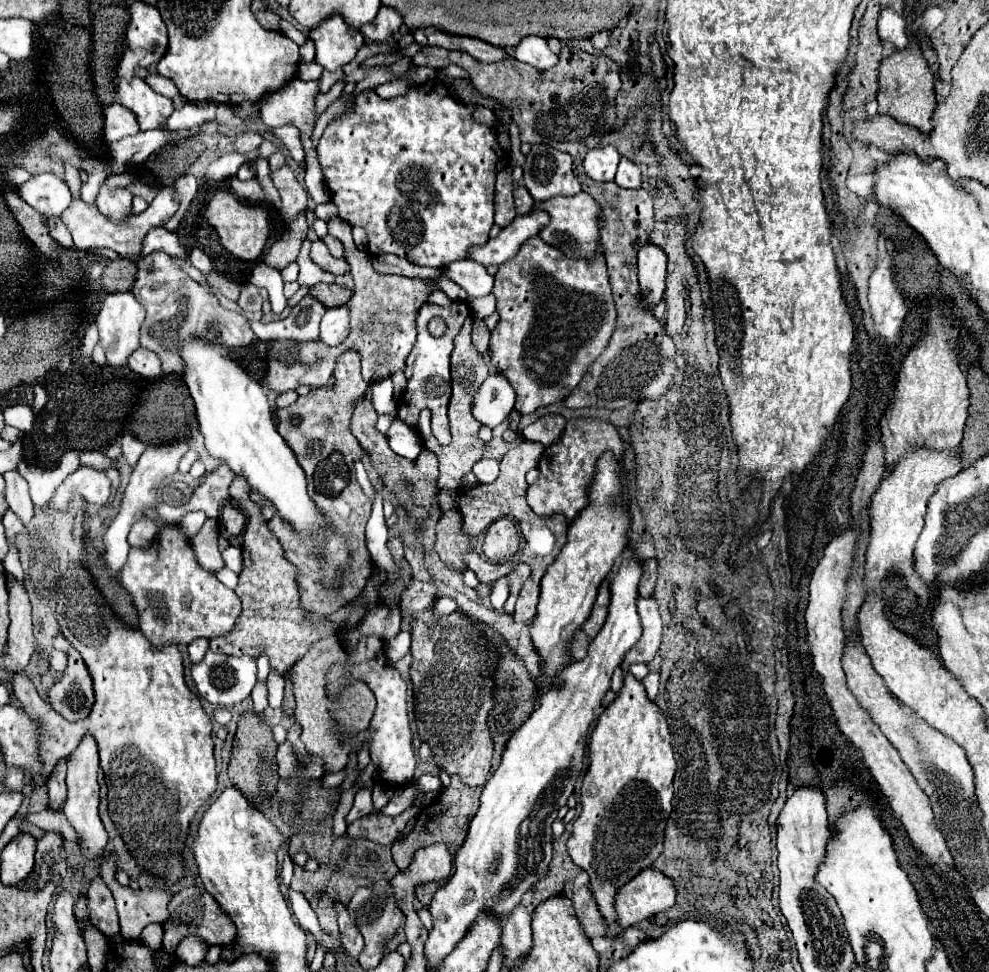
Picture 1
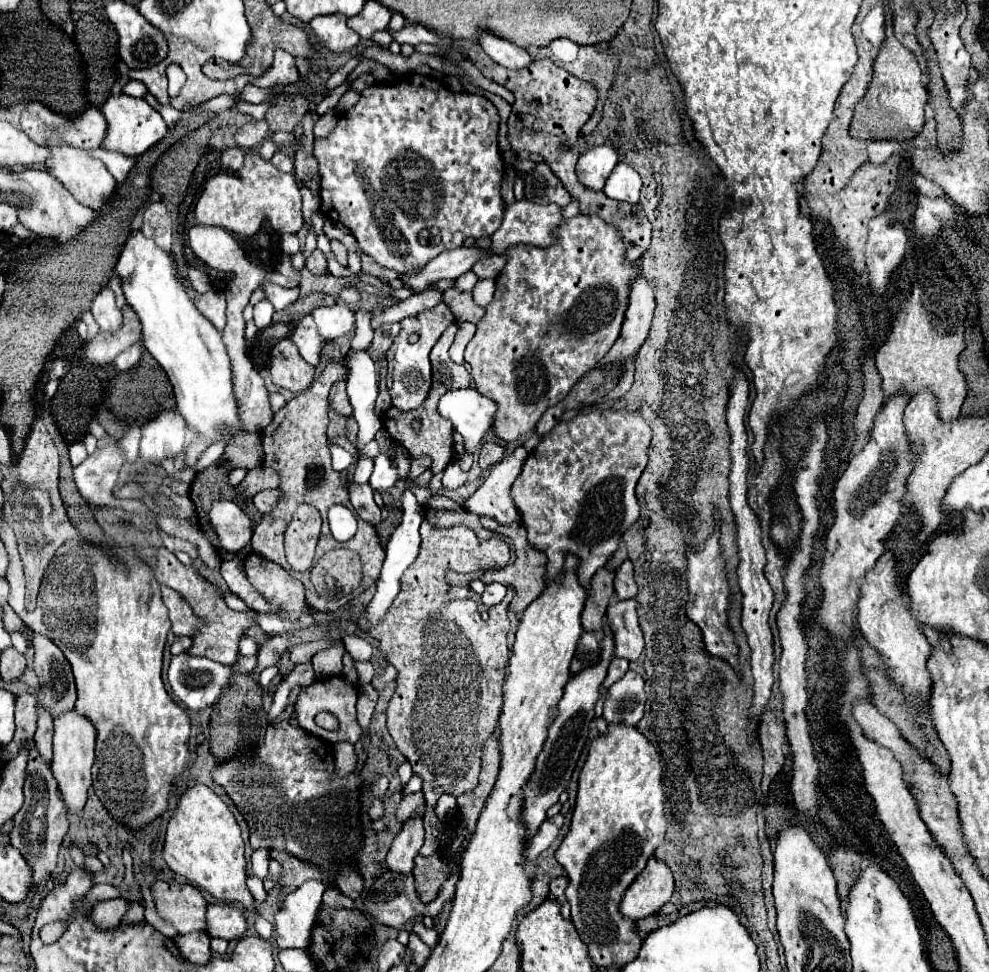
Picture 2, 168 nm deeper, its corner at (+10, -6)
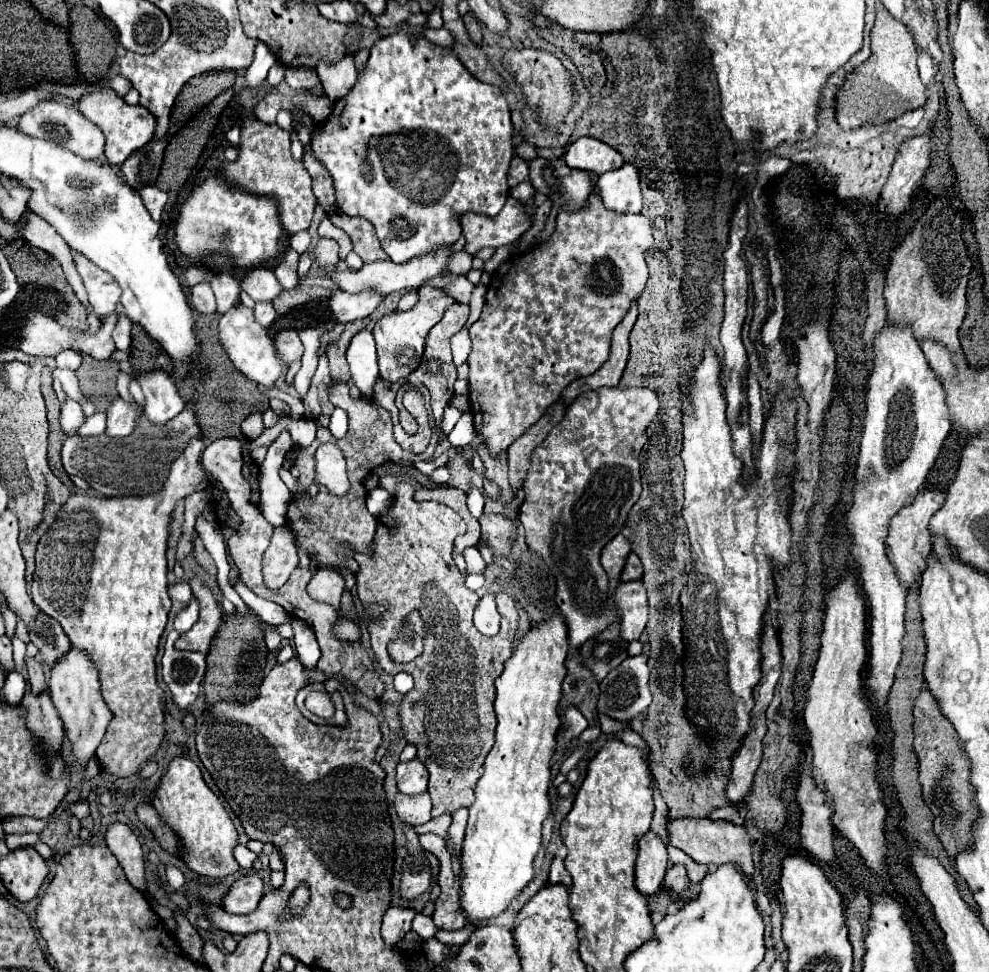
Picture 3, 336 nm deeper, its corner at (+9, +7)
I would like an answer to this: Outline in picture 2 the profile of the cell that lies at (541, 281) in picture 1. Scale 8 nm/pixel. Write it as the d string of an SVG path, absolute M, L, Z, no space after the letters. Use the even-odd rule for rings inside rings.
M579 214L561 220L553 234L555 242L547 248L513 246L505 252L507 264L495 278L495 296L485 306L485 316L477 324L477 334L465 348L465 362L469 364L469 374L477 392L497 404L493 430L495 436L505 442L515 442L535 428L541 414L549 406L561 402L583 374L593 370L611 350L621 334L631 282L639 276L639 264L627 260L619 230L595 214Z

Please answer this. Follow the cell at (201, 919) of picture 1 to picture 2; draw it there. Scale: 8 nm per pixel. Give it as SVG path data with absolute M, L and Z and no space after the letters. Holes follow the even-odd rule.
M211 904L207 906L207 934L211 938L235 940L245 934L247 922L237 906Z

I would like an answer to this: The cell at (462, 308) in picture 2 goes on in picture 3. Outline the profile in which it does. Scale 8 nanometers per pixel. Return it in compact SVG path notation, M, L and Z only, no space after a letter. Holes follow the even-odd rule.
M464 249L456 251L448 265L448 275L466 275L470 269L472 269L472 255L466 253Z

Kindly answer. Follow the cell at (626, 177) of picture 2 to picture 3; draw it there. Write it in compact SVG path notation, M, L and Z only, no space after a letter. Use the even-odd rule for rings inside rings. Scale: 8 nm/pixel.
M624 163L612 173L598 177L598 193L604 205L618 213L640 213L642 209L642 189L640 171L632 163Z

